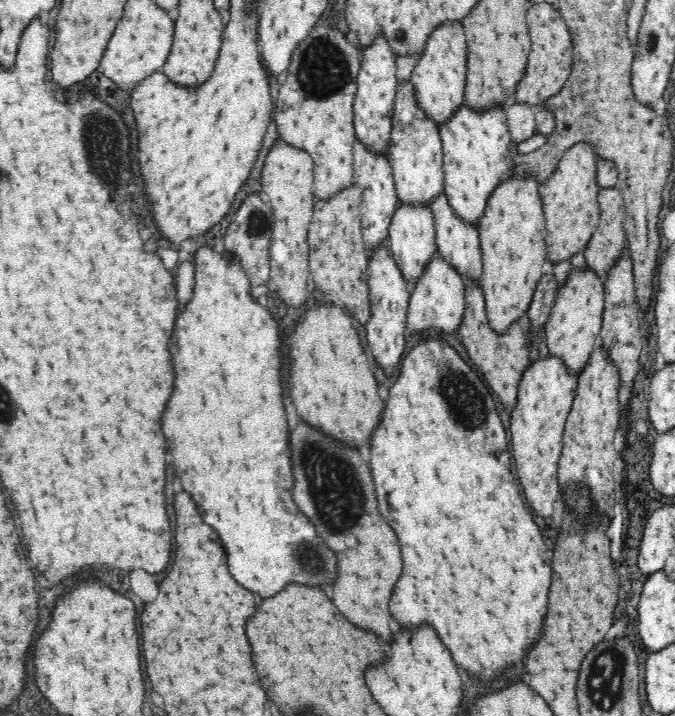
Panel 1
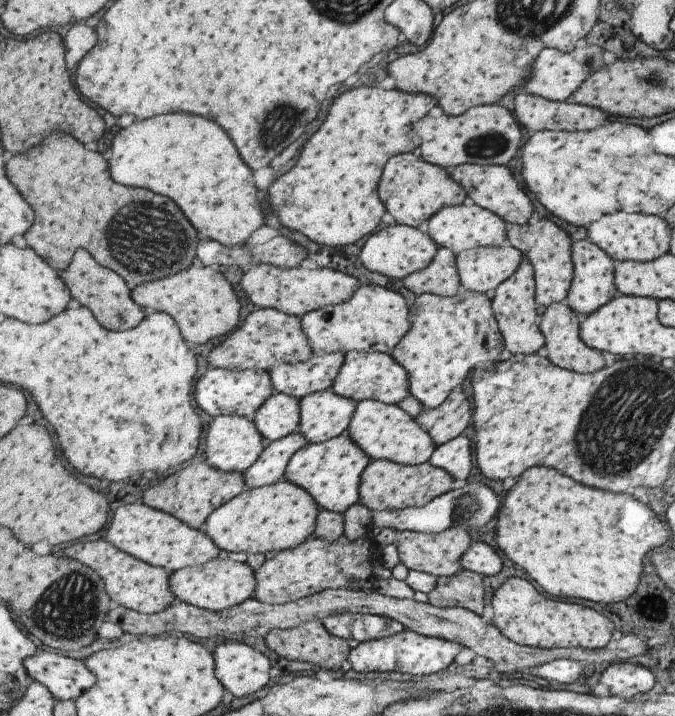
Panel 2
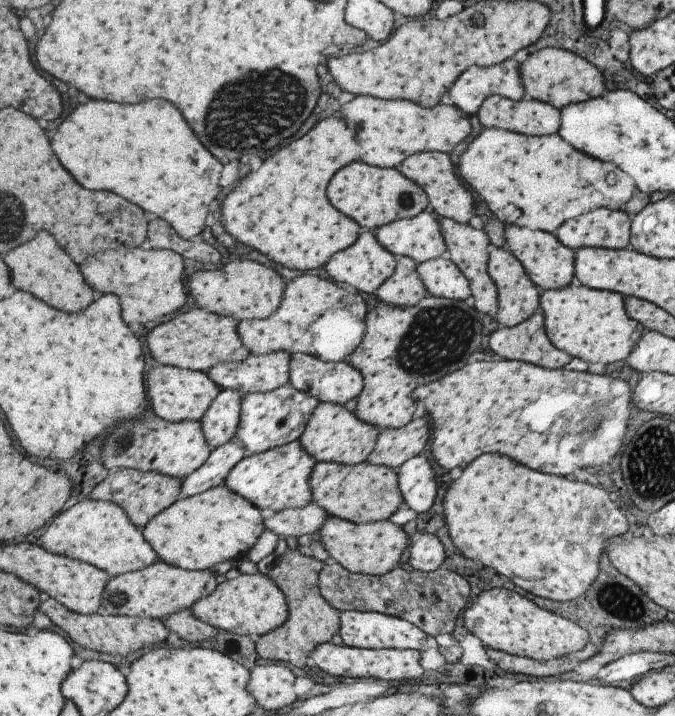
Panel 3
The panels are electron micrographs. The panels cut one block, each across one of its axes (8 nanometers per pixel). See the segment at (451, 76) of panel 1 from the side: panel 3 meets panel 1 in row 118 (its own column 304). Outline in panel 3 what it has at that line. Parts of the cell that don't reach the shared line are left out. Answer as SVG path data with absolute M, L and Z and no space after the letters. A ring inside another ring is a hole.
M321 403L299 440L306 451L311 453L318 462L331 461L356 465L369 460L382 430L380 426L361 420L355 410L347 410L342 404Z

